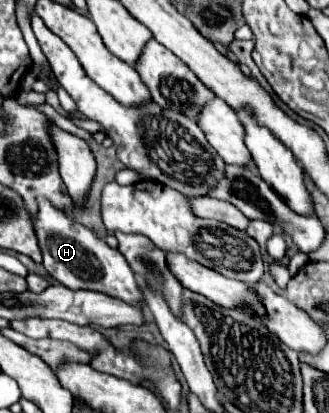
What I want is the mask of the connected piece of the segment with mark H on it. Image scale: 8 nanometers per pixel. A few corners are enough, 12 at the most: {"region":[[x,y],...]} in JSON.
{"region":[[45,199],[43,267],[69,289],[145,307],[125,257]]}

